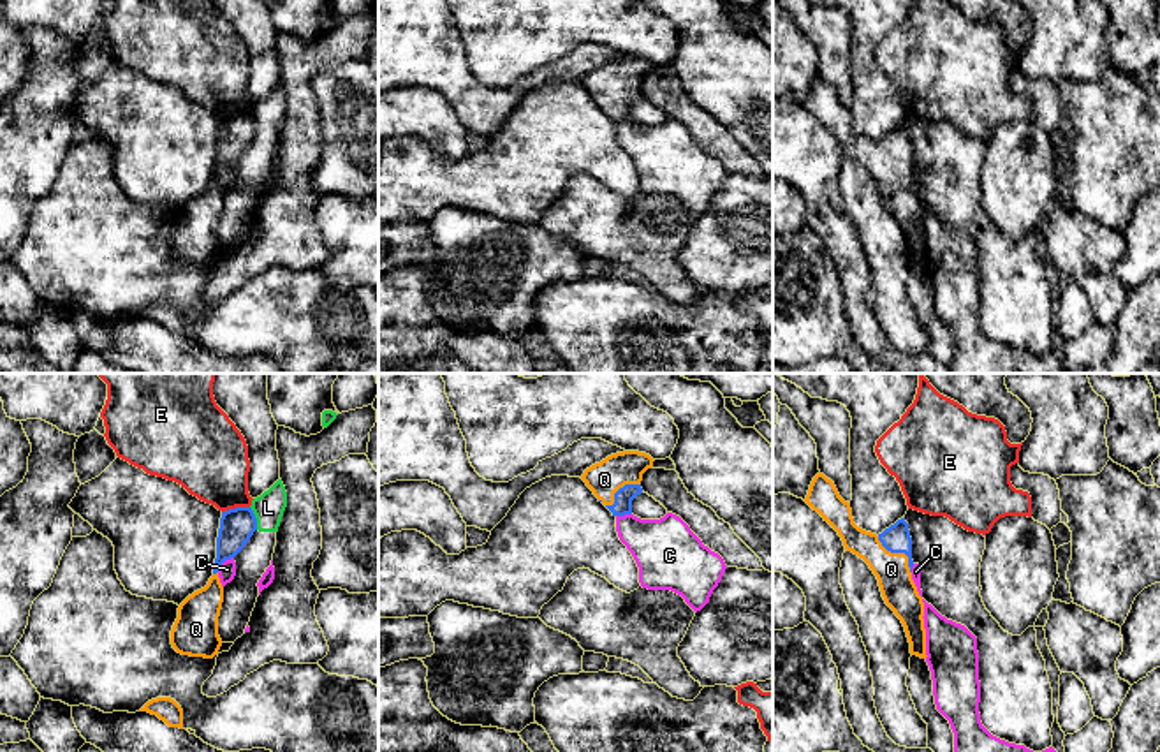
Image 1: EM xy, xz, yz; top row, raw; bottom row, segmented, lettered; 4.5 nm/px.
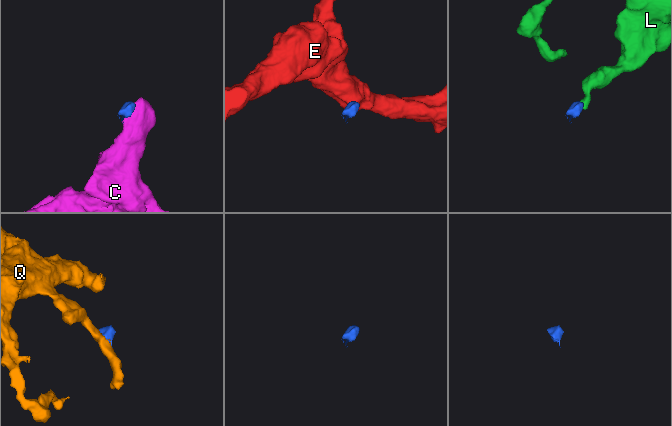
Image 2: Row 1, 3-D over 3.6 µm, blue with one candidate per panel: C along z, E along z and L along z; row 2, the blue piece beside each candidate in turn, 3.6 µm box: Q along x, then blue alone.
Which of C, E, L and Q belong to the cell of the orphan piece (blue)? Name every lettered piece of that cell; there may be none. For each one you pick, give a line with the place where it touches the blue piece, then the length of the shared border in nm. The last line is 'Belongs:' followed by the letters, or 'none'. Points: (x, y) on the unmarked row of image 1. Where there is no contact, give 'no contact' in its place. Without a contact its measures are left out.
Q: yz (898, 157) | 240 nm
Belongs: Q

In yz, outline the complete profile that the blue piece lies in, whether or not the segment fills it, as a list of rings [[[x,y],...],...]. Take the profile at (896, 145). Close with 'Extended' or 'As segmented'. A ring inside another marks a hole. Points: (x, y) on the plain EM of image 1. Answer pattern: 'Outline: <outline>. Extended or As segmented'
Outline: [[[820,77],[813,83],[804,107],[838,137],[847,157],[870,171],[885,210],[905,232],[910,259],[926,264],[924,208],[912,185],[912,143],[905,123],[878,141],[859,134],[850,109]]]. Extended

